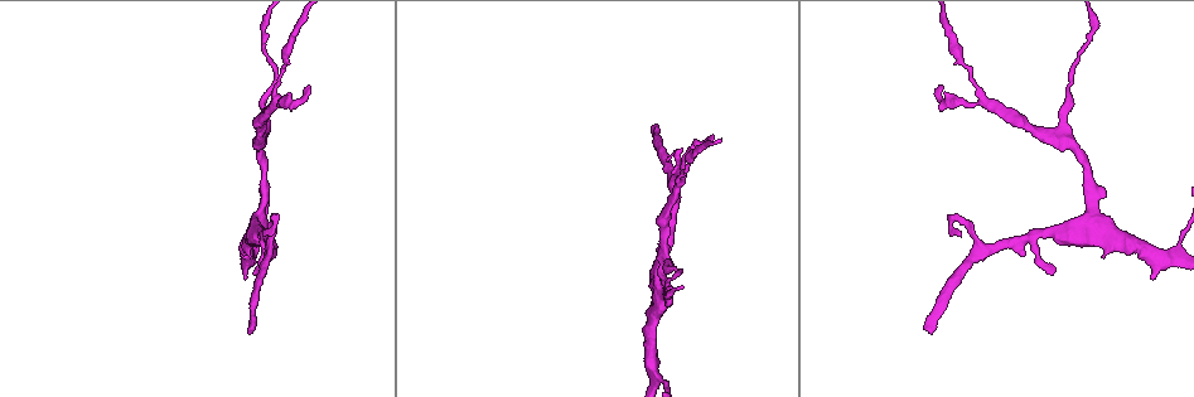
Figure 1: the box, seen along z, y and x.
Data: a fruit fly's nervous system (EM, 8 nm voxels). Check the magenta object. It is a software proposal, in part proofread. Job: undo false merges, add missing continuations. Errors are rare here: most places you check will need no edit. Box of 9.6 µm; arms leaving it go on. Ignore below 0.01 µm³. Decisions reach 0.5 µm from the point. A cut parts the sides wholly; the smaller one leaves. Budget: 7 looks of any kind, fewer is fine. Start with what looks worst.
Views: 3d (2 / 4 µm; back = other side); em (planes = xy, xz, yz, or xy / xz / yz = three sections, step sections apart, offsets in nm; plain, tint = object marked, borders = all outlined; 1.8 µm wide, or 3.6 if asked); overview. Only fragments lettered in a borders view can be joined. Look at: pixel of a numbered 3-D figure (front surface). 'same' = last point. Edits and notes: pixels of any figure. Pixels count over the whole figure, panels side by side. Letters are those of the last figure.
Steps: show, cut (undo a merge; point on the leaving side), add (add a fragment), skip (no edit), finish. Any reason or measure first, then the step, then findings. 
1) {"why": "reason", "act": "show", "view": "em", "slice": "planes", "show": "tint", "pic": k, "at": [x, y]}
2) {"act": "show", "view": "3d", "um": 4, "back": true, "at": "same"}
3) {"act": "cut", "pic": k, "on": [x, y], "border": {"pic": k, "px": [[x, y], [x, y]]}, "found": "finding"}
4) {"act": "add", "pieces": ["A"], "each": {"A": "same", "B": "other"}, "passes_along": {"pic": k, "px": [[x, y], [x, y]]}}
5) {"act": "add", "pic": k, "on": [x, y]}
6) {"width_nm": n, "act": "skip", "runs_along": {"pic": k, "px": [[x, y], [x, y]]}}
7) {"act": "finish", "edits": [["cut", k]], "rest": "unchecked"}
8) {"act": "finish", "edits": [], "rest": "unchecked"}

{"why": "thin end", "act": "show", "view": "3d", "um": 2, "pic": 1, "at": [254, 325]}

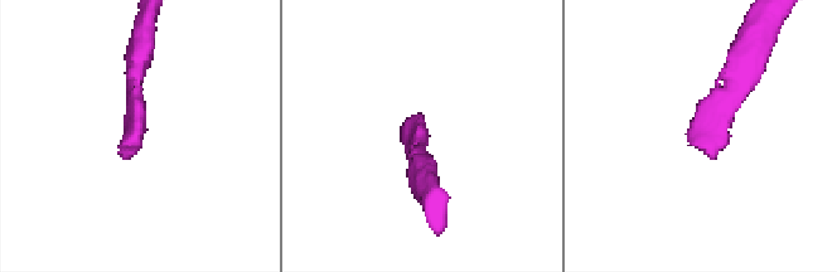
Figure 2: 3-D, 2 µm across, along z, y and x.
{"act": "show", "view": "em", "slice": "xy", "step": 4, "show": "borders", "pic": 2, "at": [137, 133]}

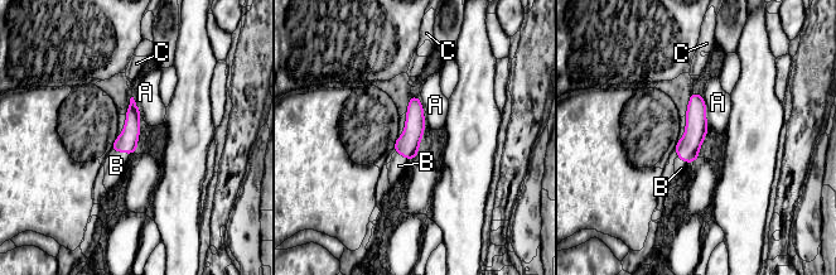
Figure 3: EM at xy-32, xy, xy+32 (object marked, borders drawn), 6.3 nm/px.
{"act": "add", "pieces": ["B"], "each": {"A": "other", "B": "same", "C": "other"}, "passes_along": {"pic": 3, "px": [[127, 140], [122, 152], [116, 165]]}, "found": "the cell continues"}

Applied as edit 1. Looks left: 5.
{"why": "an open end", "act": "show", "view": "em", "slice": "planes", "show": "borders", "pic": 1, "at": [266, 233]}

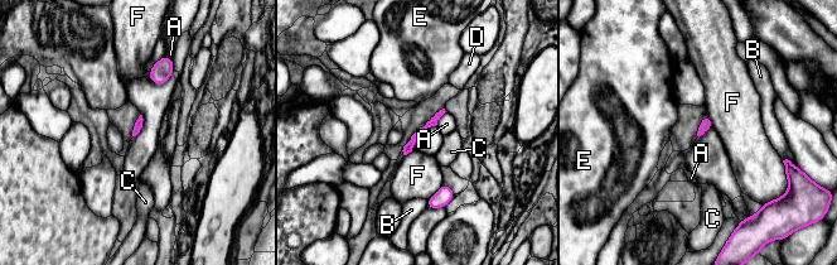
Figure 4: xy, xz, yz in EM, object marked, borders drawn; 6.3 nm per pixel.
{"act": "skip", "each": {"A": "other", "B": "other", "C": "other", "D": "other", "E": "other", "F": "other"}, "found": "no lettered fragment goes on from it"}

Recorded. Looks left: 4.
{"why": "free end", "act": "show", "view": "em", "slice": "planes", "show": "tint", "pic": 1, "at": [255, 273]}

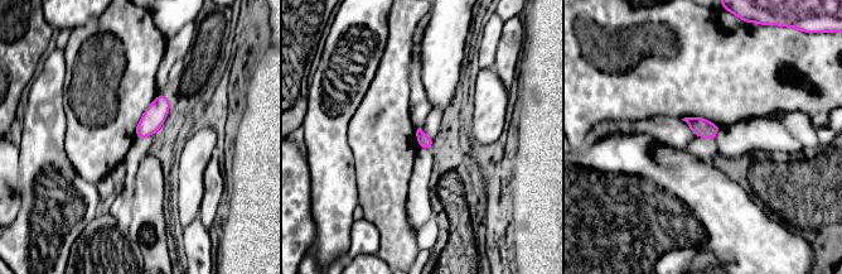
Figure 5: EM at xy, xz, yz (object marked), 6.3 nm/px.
{"act": "show", "view": "em", "slice": "planes", "show": "borders", "at": "same"}

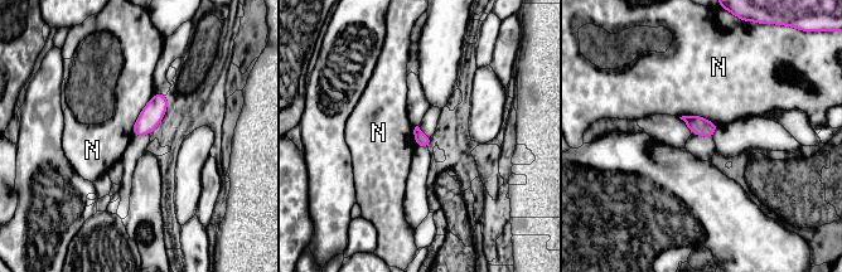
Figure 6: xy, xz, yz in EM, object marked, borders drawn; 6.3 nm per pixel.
{"act": "skip", "each": {"N": "other"}, "border": {"pic": 6, "px": [[155, 93], [140, 112], [131, 135]]}, "found": "no lettered fragment goes on from it"}

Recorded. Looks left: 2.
{"act": "finish", "edits": [["add", 3]], "rest": "unchecked"}

